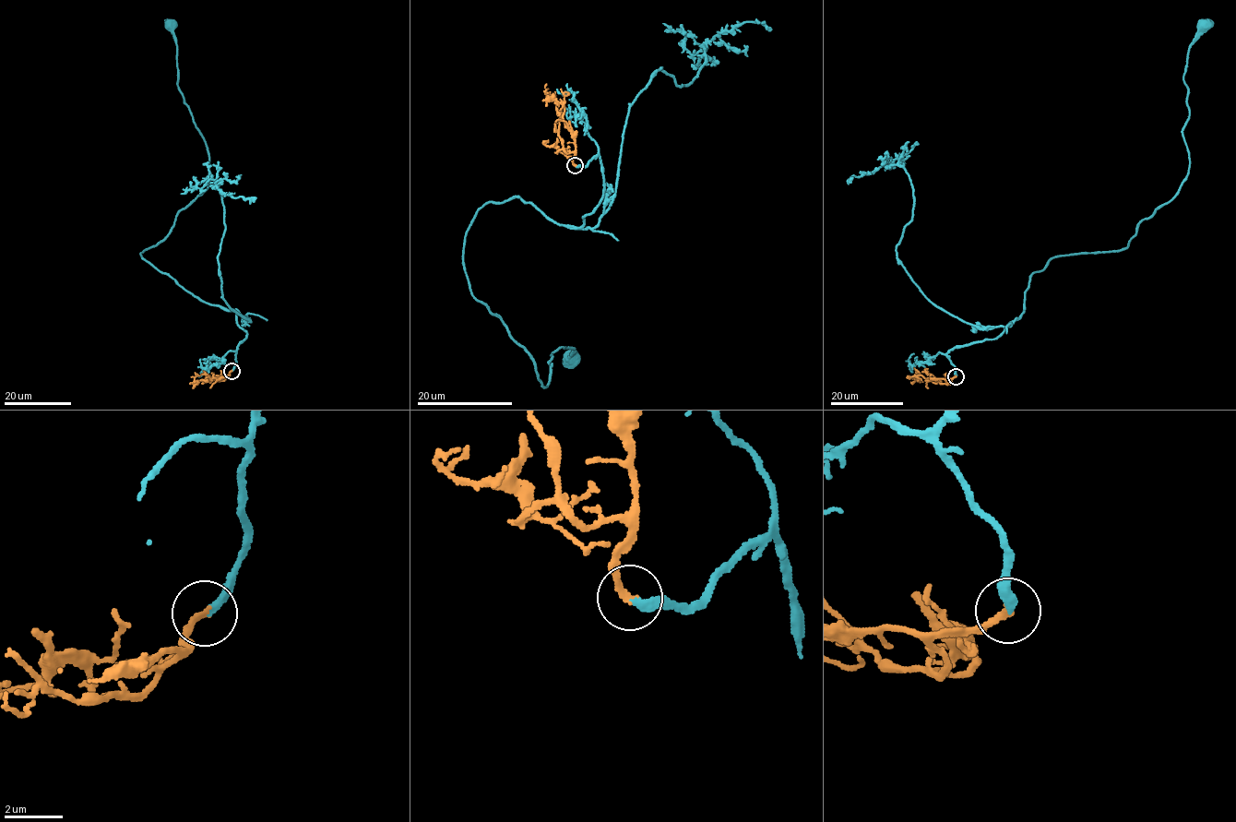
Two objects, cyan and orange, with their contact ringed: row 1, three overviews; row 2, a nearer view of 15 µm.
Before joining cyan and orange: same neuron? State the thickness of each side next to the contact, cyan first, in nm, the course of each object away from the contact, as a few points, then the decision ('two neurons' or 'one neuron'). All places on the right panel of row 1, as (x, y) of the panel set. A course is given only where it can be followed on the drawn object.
calibres 280 and 220 nm; course cyan (955, 375), (946, 354), (1019, 318), (1032, 274), (1125, 248), (1172, 198), (1189, 169), (1189, 45), (1210, 19); course orange (955, 376), (927, 379), (919, 375), (917, 379), (918, 372), (913, 367); one neuron

